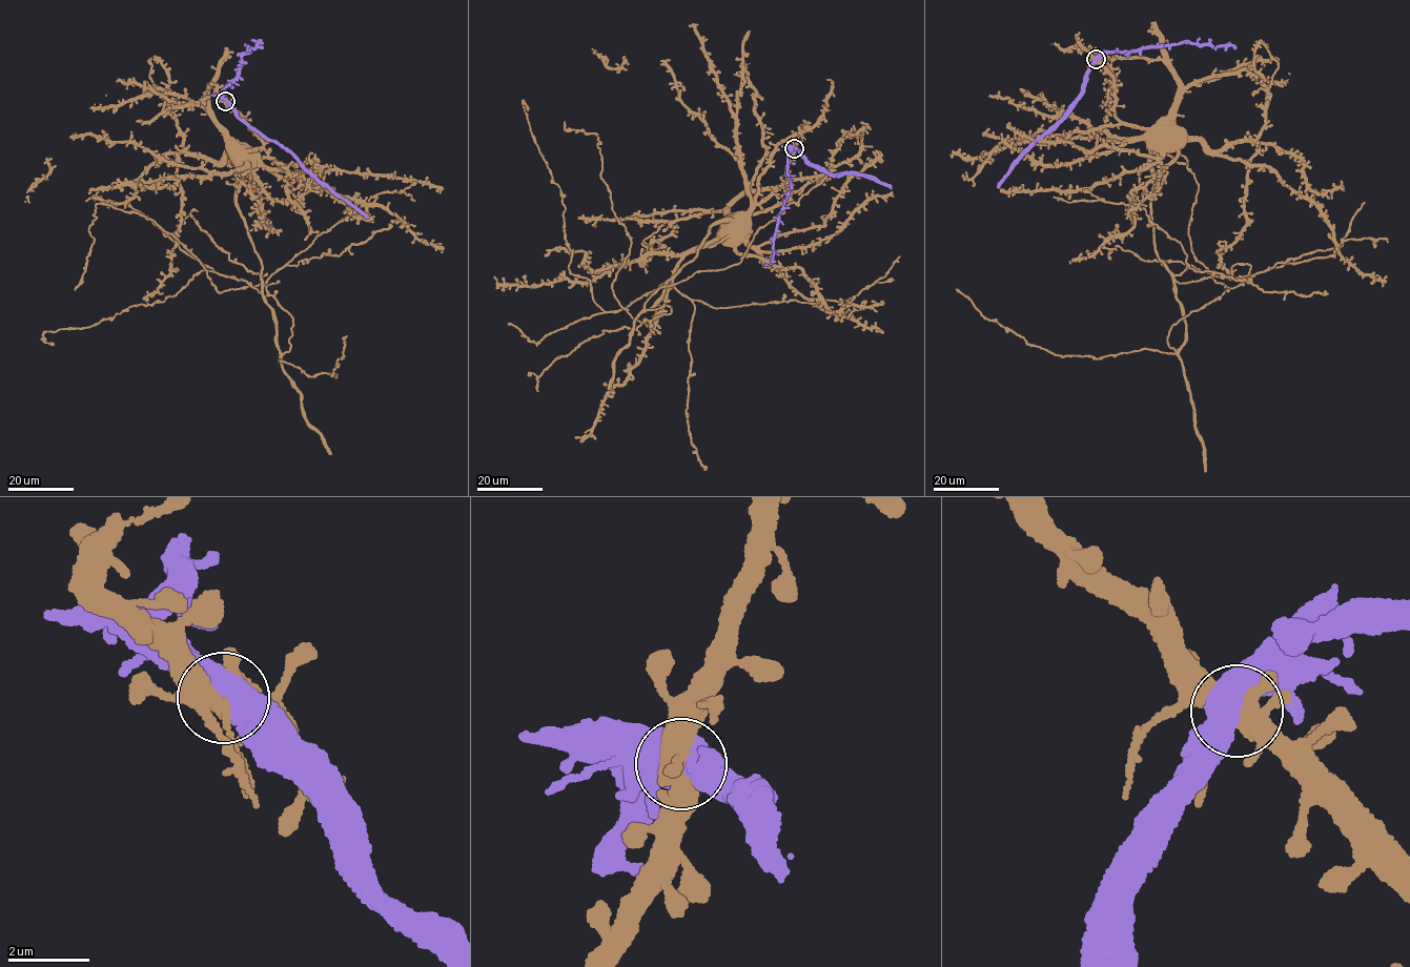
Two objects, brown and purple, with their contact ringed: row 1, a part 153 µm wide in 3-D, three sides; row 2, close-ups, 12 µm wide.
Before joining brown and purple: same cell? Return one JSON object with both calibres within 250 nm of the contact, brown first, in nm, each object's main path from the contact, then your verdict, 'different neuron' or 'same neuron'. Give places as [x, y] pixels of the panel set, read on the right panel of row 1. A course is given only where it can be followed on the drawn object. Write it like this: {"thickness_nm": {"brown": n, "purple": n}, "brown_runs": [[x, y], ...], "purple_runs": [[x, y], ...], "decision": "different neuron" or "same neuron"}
{"thickness_nm": {"brown": 460, "purple": 600}, "brown_runs": [[1096, 60], [1112, 78], [1117, 119], [1147, 129], [1147, 134]], "purple_runs": [[1096, 60], [1082, 83], [1083, 89], [1066, 112], [1024, 149], [999, 188]], "decision": "different neuron"}

